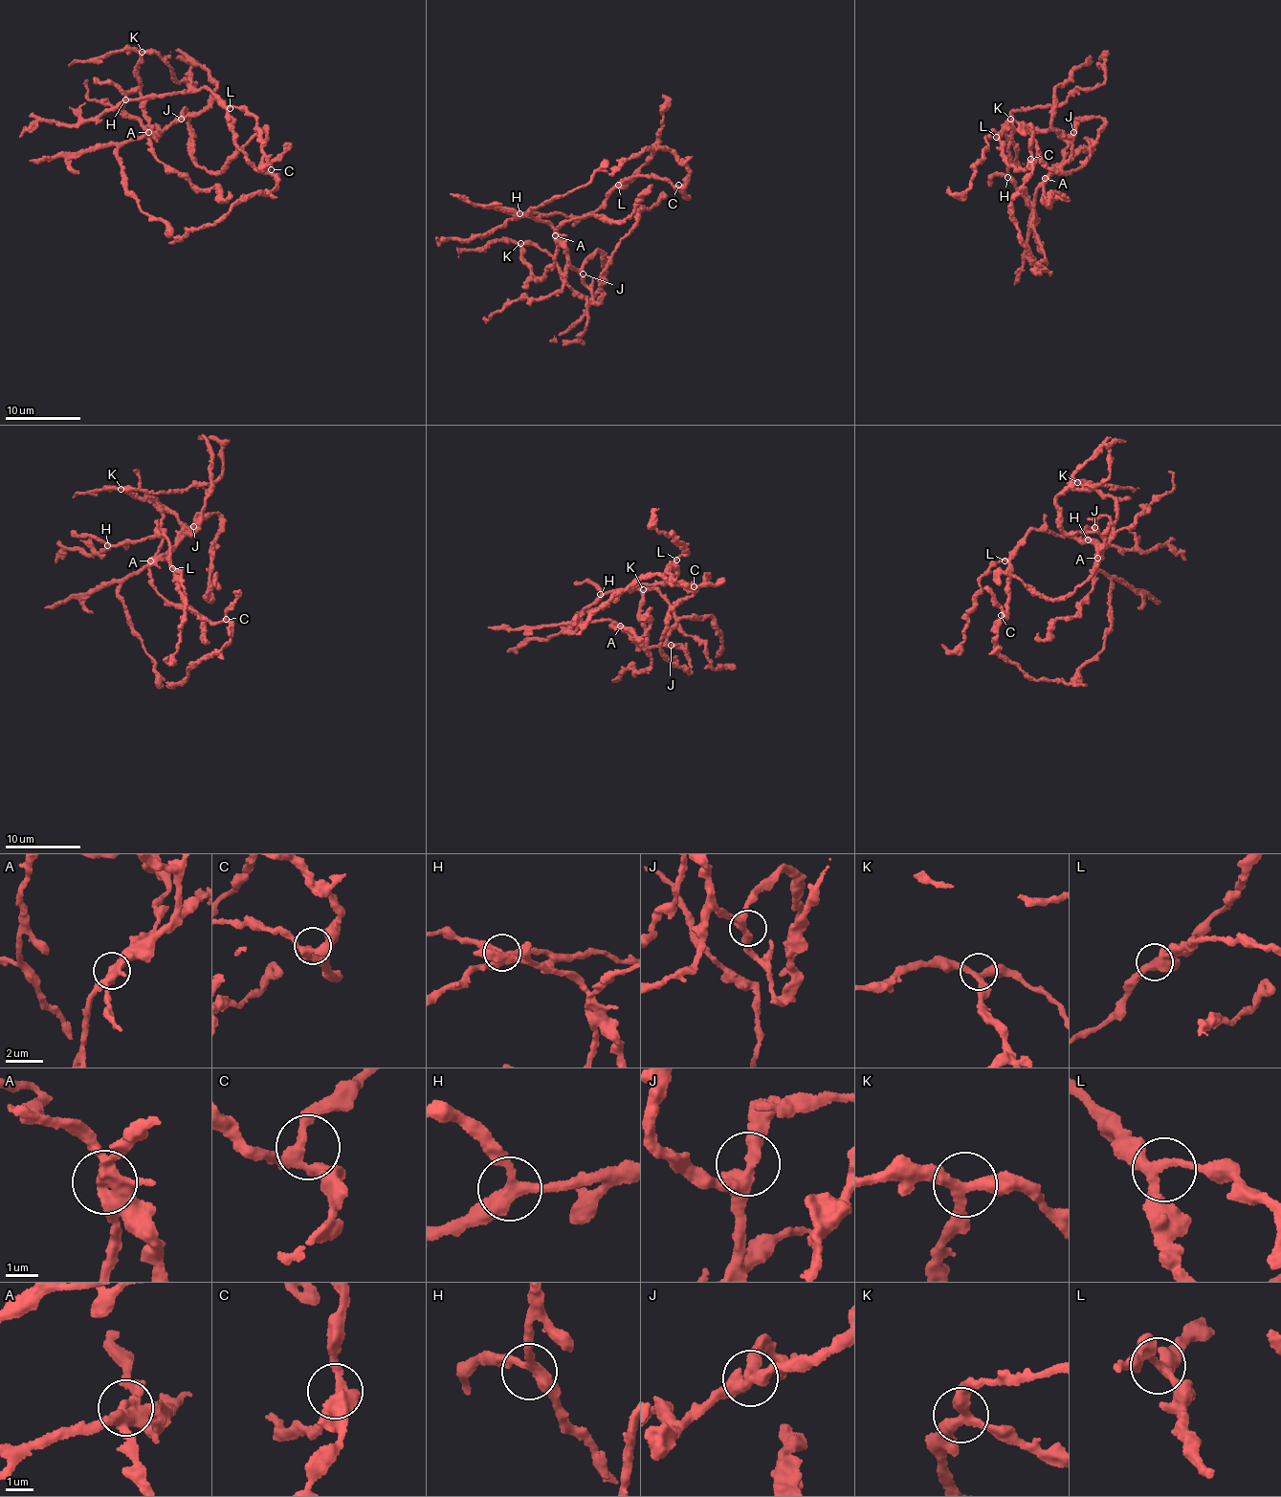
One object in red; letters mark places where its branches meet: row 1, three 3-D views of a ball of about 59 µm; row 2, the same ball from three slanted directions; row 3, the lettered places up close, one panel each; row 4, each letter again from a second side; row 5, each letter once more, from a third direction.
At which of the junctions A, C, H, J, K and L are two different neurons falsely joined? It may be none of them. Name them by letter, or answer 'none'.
A

